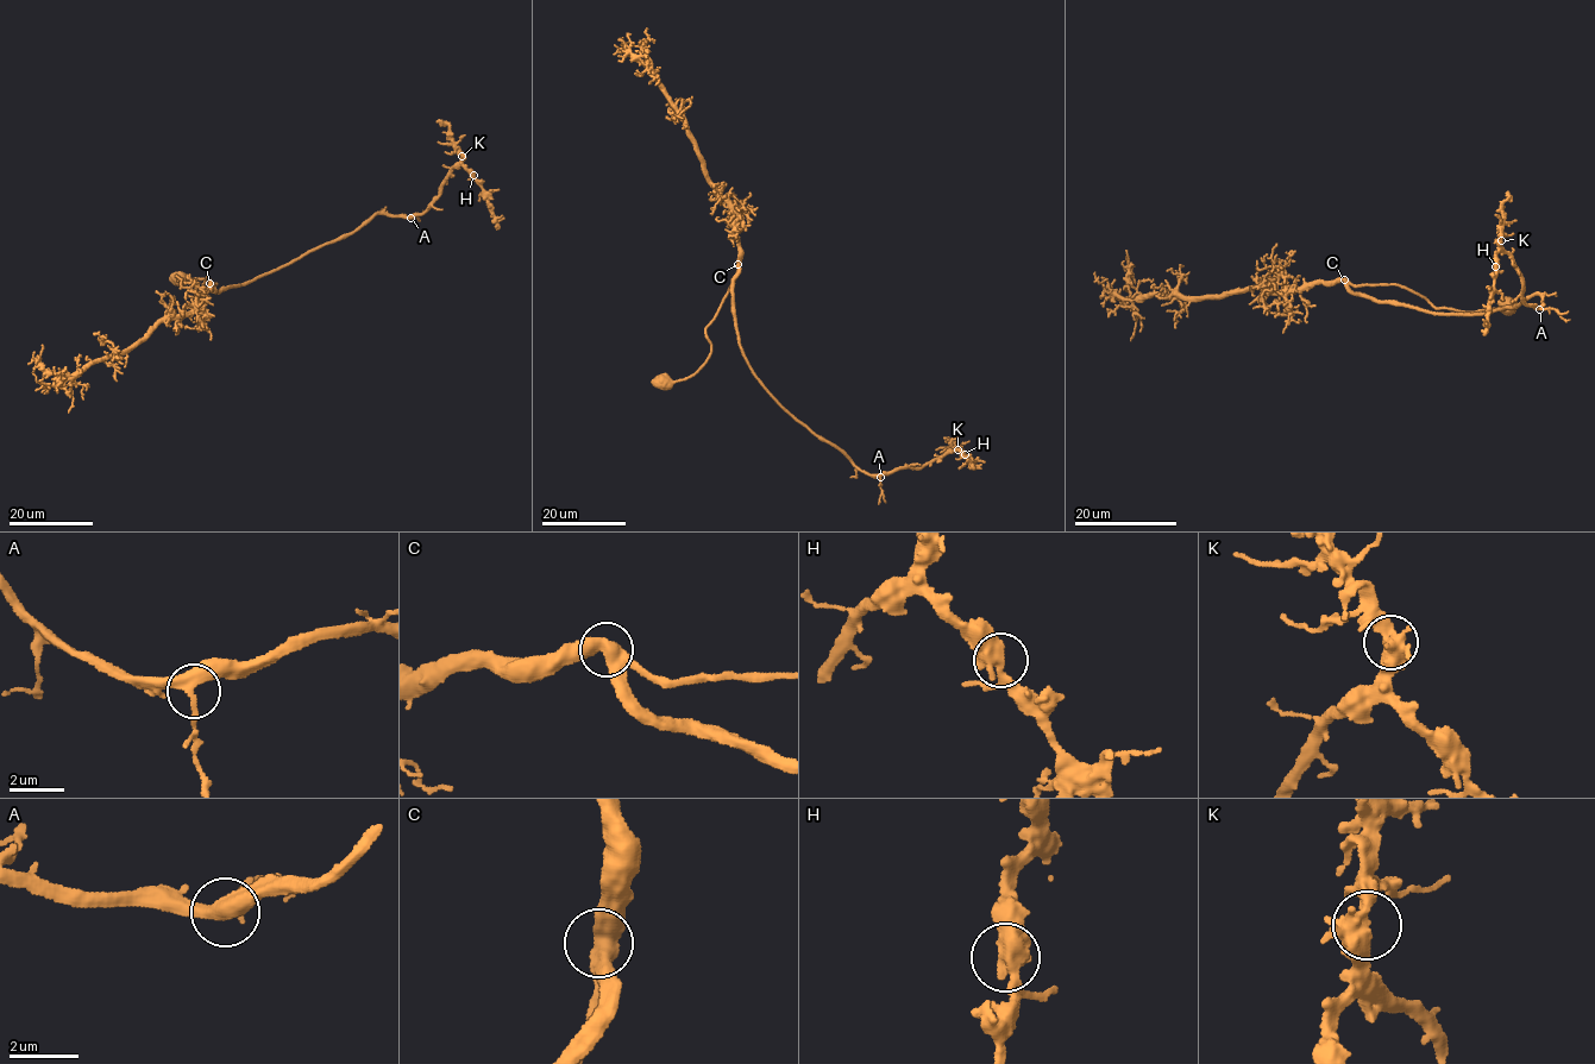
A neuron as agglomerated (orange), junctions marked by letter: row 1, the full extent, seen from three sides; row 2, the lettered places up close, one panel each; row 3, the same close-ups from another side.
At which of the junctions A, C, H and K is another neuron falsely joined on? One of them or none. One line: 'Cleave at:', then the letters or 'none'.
Cleave at: none

